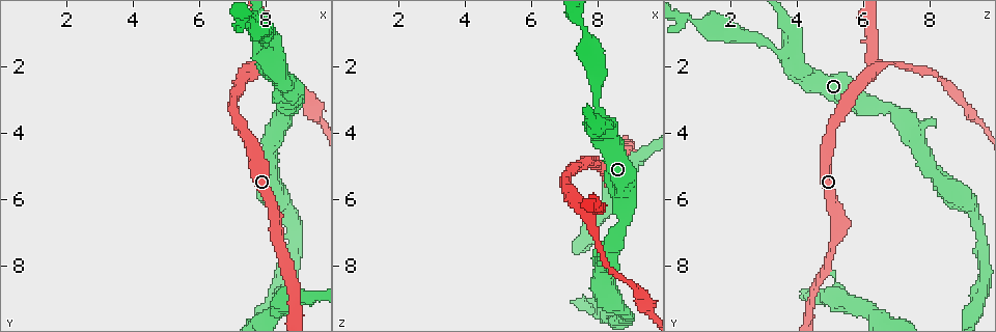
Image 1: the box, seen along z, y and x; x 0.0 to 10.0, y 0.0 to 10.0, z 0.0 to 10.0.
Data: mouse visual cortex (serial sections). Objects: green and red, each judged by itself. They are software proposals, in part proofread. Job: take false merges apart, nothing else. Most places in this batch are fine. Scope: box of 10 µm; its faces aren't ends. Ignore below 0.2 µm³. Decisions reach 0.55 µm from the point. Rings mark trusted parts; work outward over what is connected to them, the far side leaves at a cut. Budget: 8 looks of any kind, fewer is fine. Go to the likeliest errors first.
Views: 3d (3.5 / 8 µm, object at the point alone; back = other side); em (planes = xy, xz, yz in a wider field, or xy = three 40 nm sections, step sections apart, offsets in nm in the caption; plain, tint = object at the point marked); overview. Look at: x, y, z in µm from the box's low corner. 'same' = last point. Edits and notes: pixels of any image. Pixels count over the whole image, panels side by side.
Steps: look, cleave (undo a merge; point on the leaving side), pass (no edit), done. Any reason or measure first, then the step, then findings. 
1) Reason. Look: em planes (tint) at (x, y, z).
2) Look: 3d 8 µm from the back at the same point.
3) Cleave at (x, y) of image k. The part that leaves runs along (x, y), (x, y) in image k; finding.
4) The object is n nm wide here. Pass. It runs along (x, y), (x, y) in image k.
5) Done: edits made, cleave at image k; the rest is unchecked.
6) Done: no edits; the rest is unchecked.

Calibre changes. Look: 3d 8 µm from the back at (7.75, 2.00, 6.45).

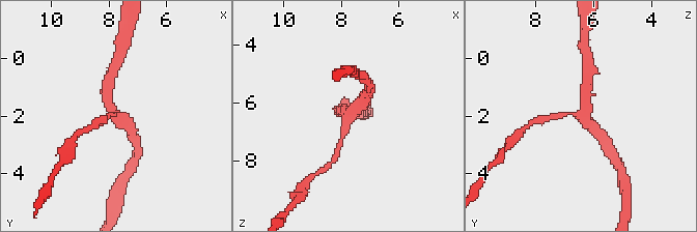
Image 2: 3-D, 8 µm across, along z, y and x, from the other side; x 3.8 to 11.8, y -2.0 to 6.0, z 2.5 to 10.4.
3 arms meet here; the arms are 200, 400, 400 nm wide; shape alone is not enough. Look: em planes (tint) at the same point.

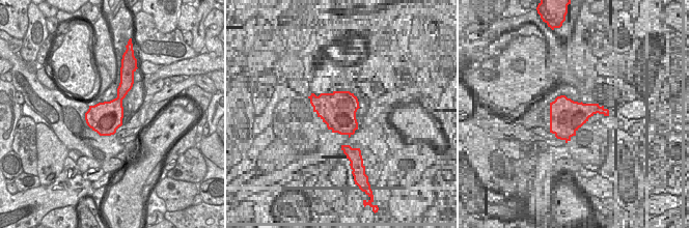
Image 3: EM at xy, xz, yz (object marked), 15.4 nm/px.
Pass. All the same cell.

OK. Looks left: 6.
Small branch off a trunk. Look: 3d 3.5 µm from the back at (7.90, 1.85, 3.60).

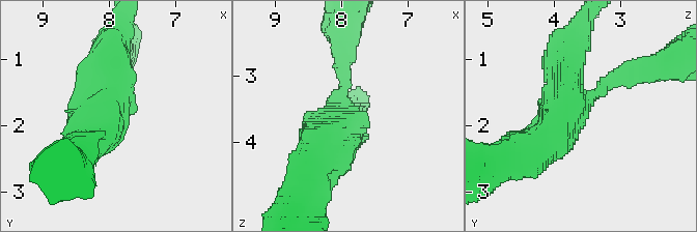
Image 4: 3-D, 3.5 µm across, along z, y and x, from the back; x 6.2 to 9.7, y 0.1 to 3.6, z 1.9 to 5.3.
Look: em planes (tint) at (7.95, 1.75, 3.70).

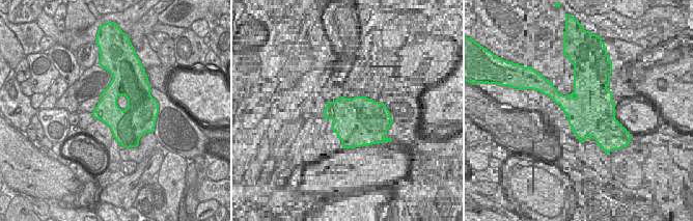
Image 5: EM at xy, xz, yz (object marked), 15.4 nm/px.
Pass. It runs along (516, 156), (541, 147), (611, 81) in image 4; one cell here.

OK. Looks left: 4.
Sudden change in width. Look: 3d 3.5 µm at (7.70, 0.85, 1.25).

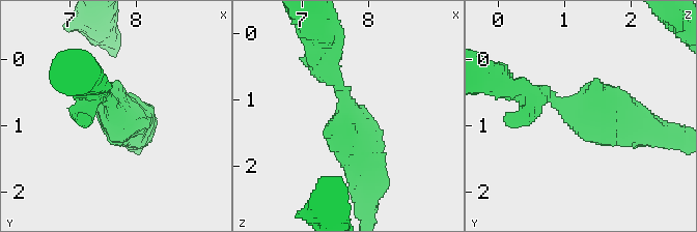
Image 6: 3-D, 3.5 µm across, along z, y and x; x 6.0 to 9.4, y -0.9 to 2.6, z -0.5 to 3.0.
Now the EM. Look: em planes (tint) at (7.70, 0.85, 1.30).

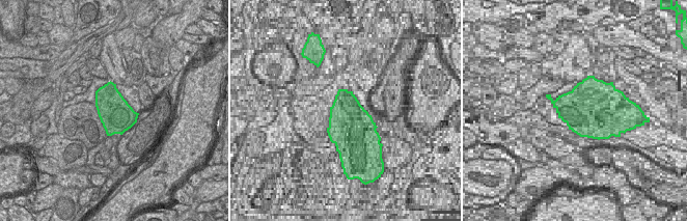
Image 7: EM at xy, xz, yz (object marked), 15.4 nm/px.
Pass. It runs along (367, 180), (326, 63) in image 6; continuous, no second cell.

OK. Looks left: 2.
Done: no edits; the rest is unchecked.

